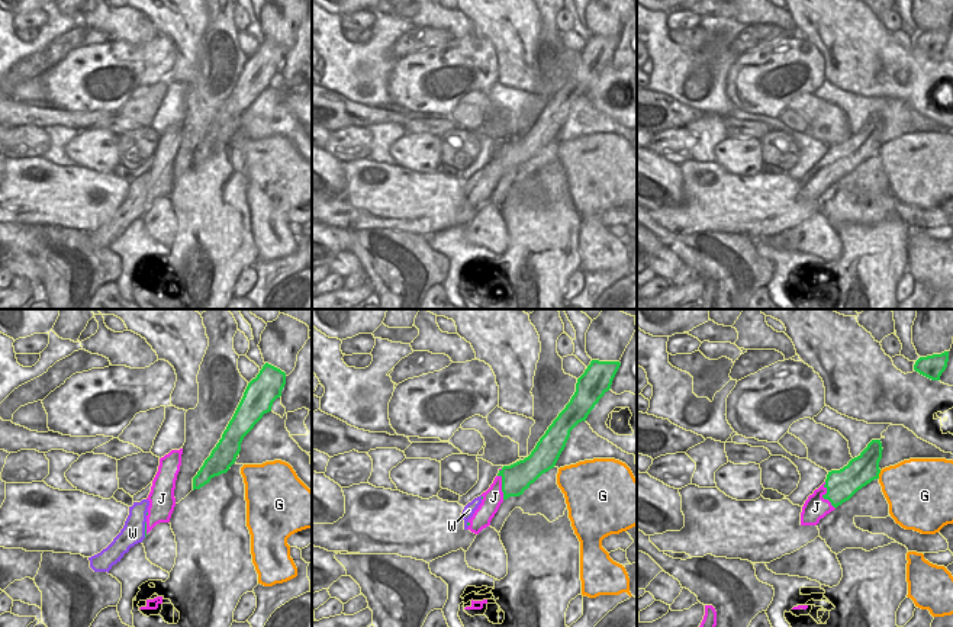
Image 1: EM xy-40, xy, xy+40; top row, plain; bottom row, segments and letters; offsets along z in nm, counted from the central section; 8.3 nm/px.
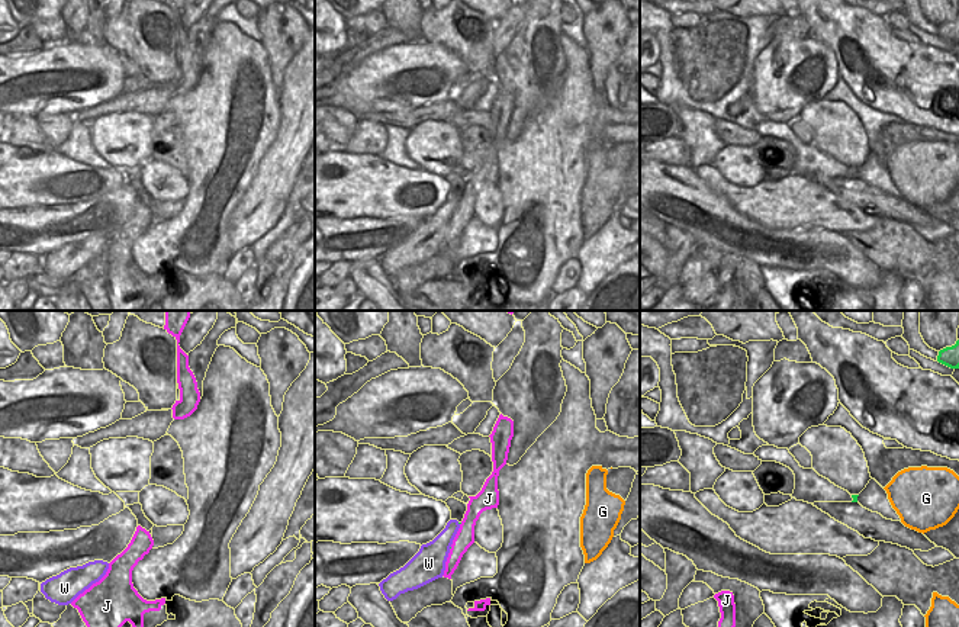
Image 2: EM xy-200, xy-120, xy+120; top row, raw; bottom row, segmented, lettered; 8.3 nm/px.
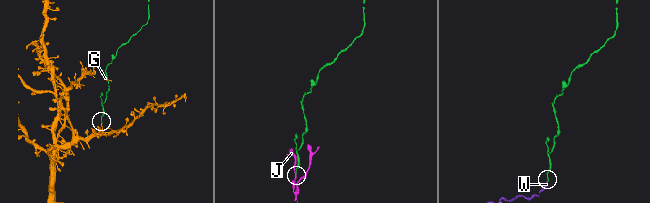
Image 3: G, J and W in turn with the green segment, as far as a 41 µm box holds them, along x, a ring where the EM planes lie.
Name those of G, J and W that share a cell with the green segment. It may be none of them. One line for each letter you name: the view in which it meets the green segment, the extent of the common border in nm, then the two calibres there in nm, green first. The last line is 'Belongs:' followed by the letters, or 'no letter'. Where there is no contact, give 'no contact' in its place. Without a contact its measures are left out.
W: xy-40 | 130 nm | 20/190 nm
Belongs: W

